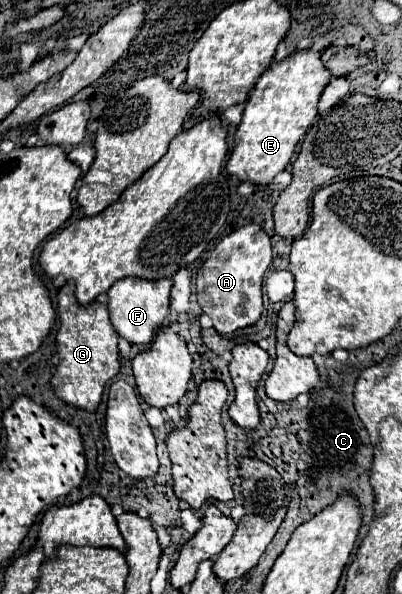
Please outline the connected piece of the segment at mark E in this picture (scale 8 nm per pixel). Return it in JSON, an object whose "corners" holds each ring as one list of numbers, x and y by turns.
{"corners":[[294,50,284,60,274,62,264,70,248,96,242,122,234,136,236,146,226,164,230,174,260,186,270,184,274,176,288,166,298,140,306,134,310,122,318,114,318,100,332,78,320,56,322,50]]}

